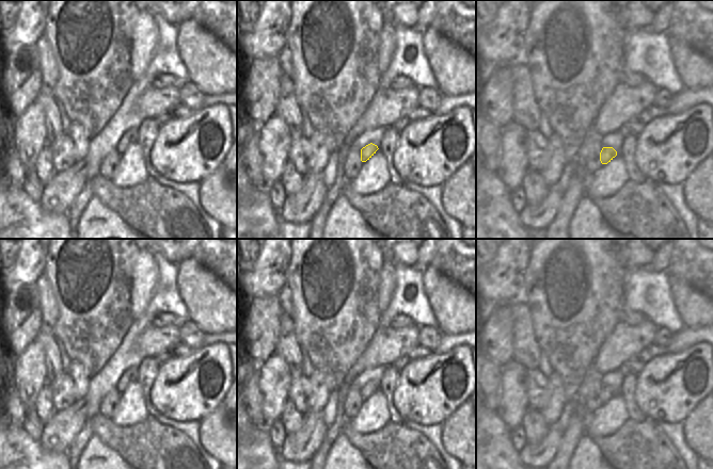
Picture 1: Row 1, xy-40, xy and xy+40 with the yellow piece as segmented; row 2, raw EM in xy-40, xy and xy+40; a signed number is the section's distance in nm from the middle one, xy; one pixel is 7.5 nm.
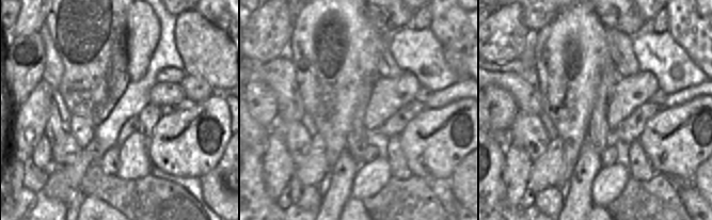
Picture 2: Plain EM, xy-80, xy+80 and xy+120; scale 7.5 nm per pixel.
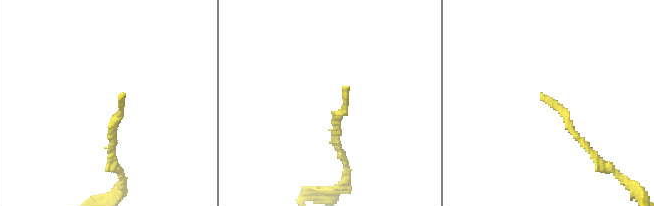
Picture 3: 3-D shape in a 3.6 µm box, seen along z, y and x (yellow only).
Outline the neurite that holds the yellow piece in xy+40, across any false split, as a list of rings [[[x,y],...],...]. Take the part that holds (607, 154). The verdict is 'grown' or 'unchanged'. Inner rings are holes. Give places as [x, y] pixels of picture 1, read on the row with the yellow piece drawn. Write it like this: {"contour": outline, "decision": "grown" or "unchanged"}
{"contour": [[[621,130],[602,136],[602,144],[604,146],[600,152],[600,161],[602,164],[607,164],[617,156],[615,148],[621,147],[622,142],[623,135]]], "decision": "grown"}

